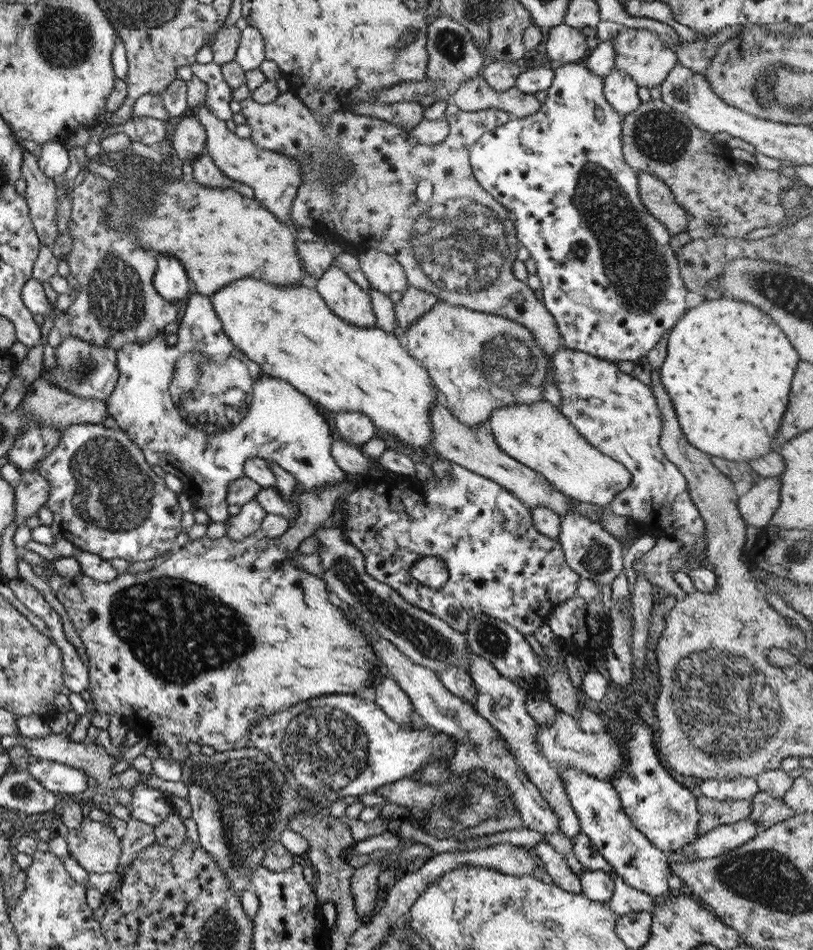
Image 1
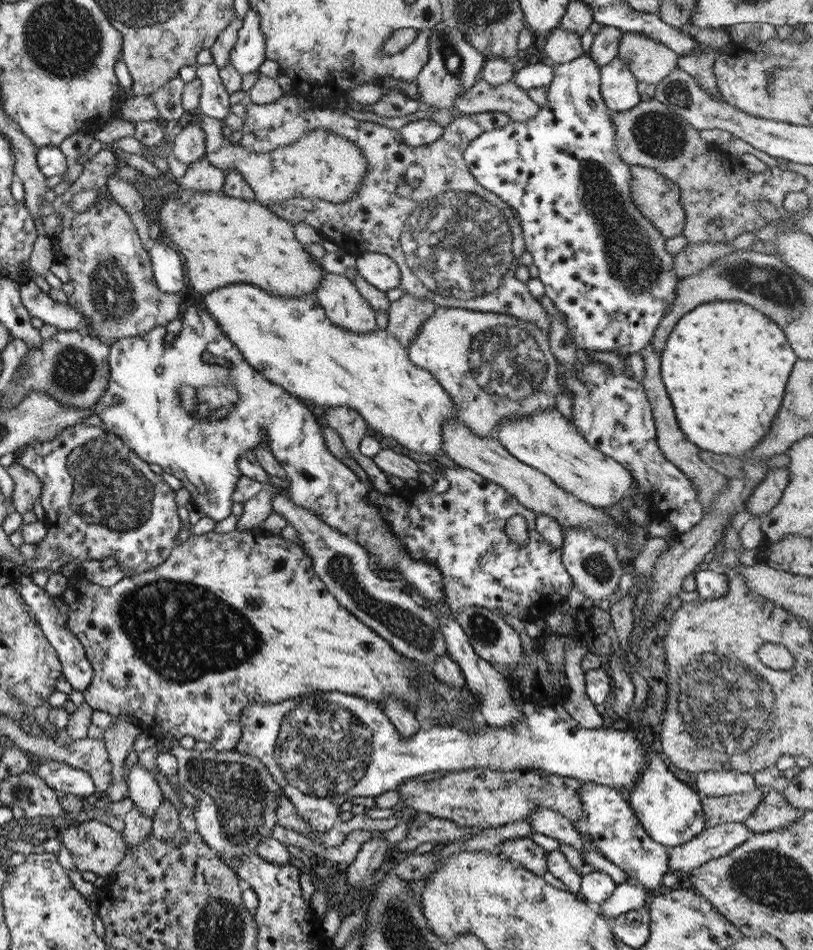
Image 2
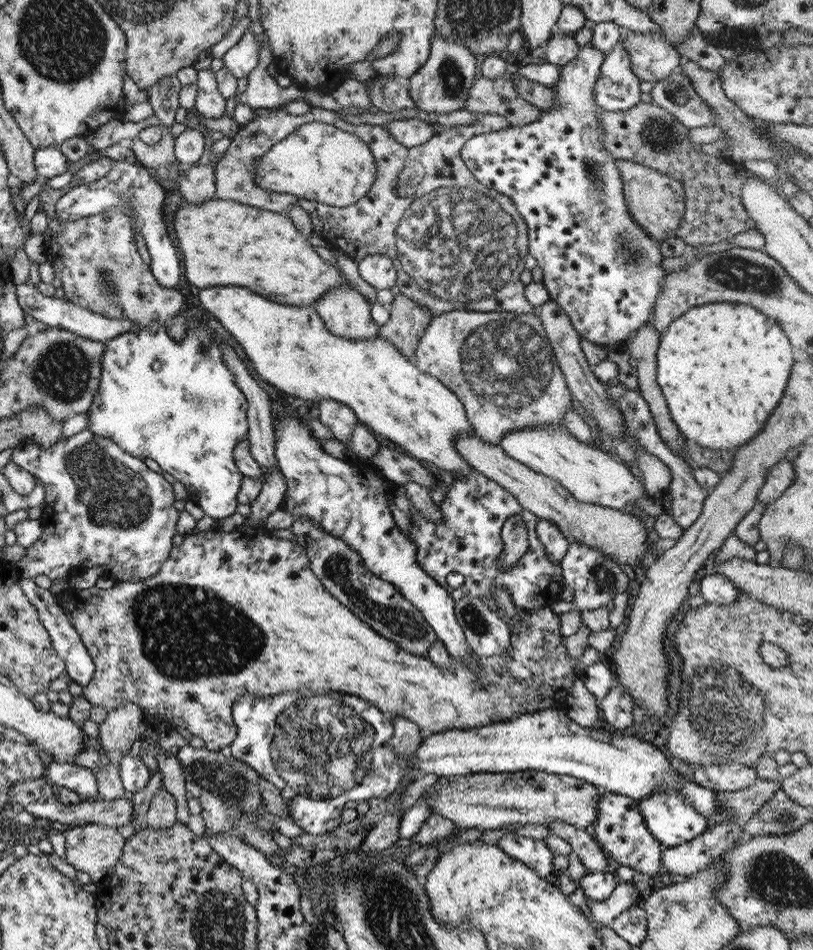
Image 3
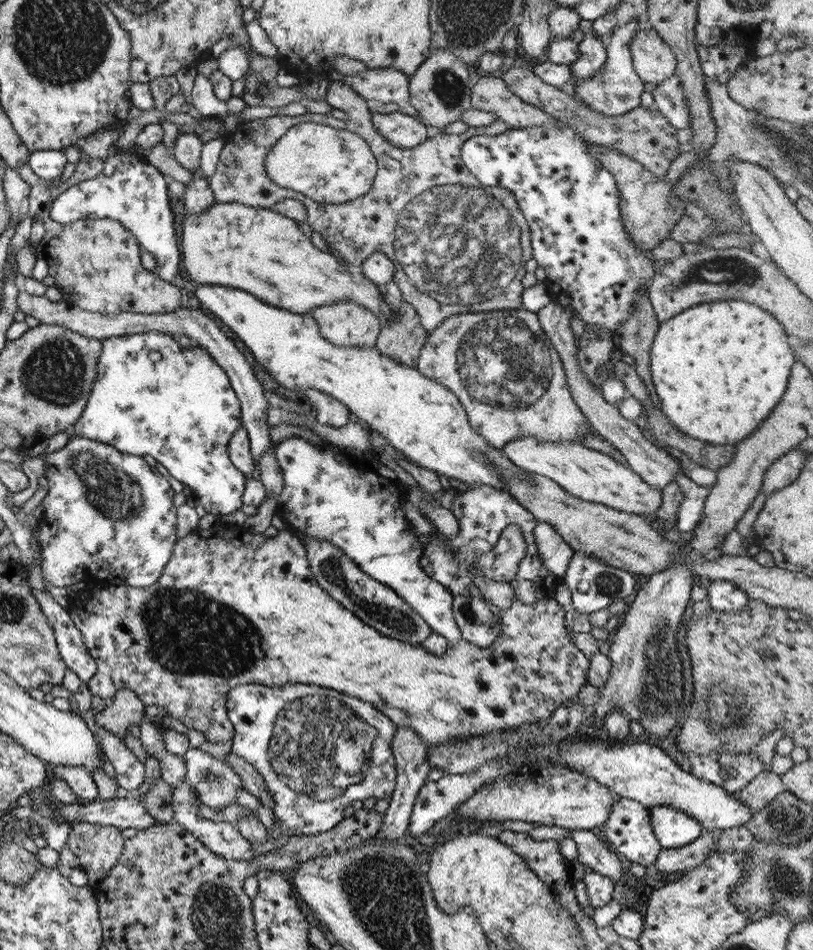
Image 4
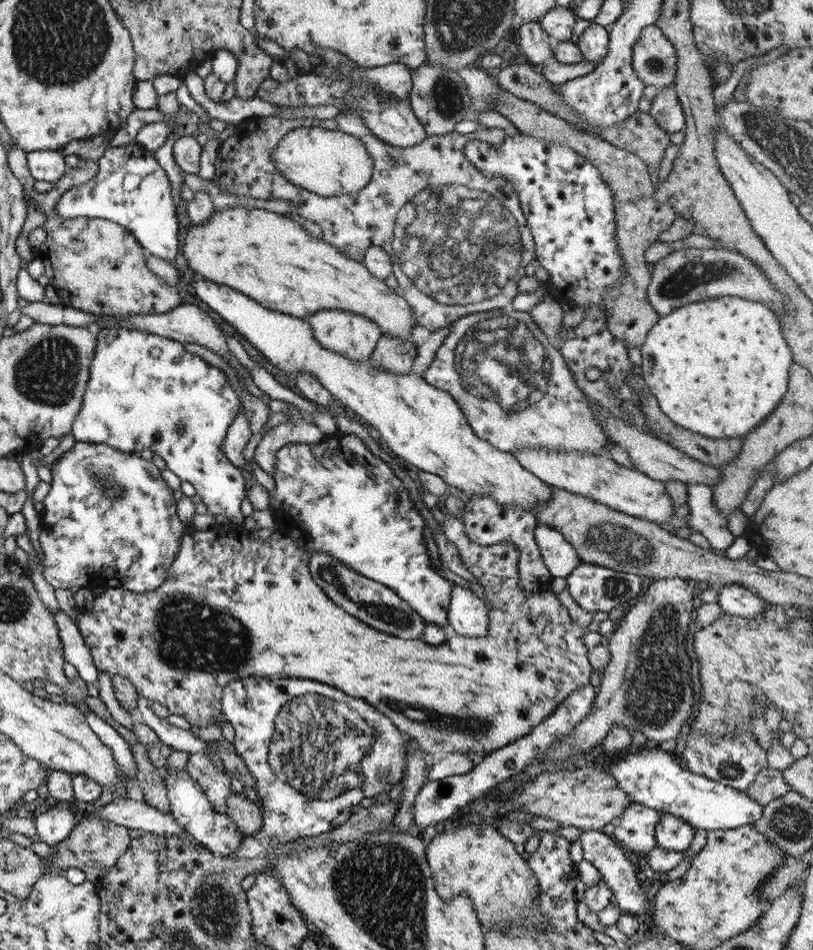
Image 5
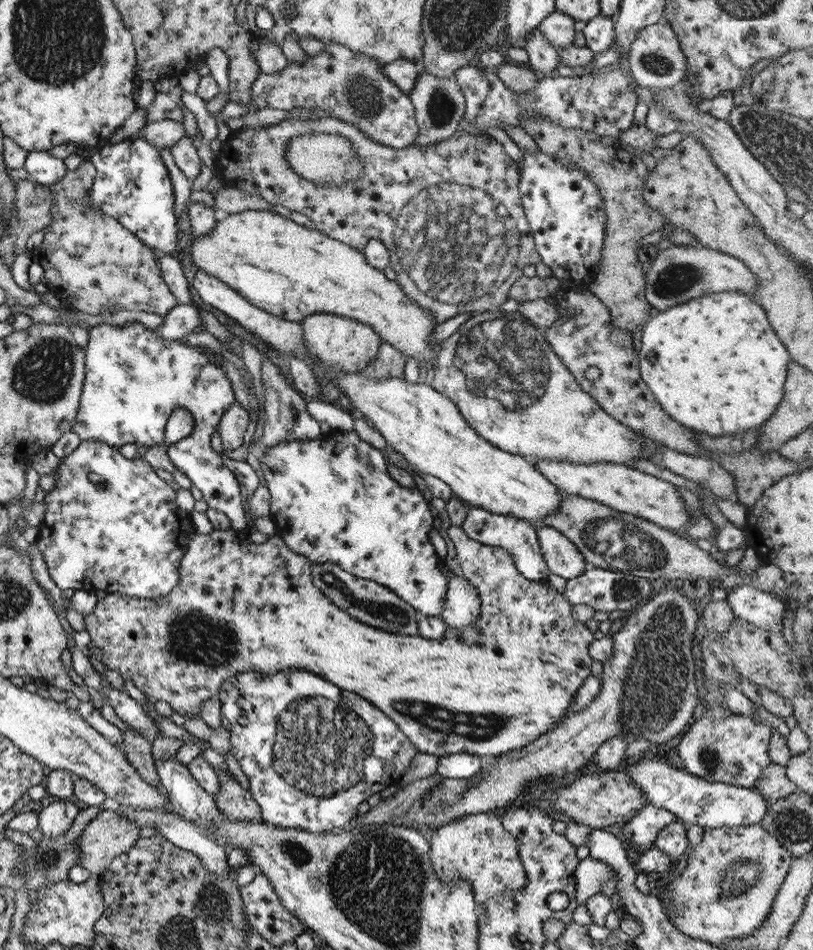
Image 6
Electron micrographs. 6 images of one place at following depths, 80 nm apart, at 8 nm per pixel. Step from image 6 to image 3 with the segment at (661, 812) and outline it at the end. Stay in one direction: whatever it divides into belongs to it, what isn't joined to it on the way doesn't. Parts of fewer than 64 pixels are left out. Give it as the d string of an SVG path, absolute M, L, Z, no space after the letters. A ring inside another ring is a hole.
M601 790L601 796L596 800L597 820L592 824L590 833L619 866L628 866L636 872L653 876L662 870L661 855L663 846L657 842L645 828L645 821L638 809L638 801L632 798Z

